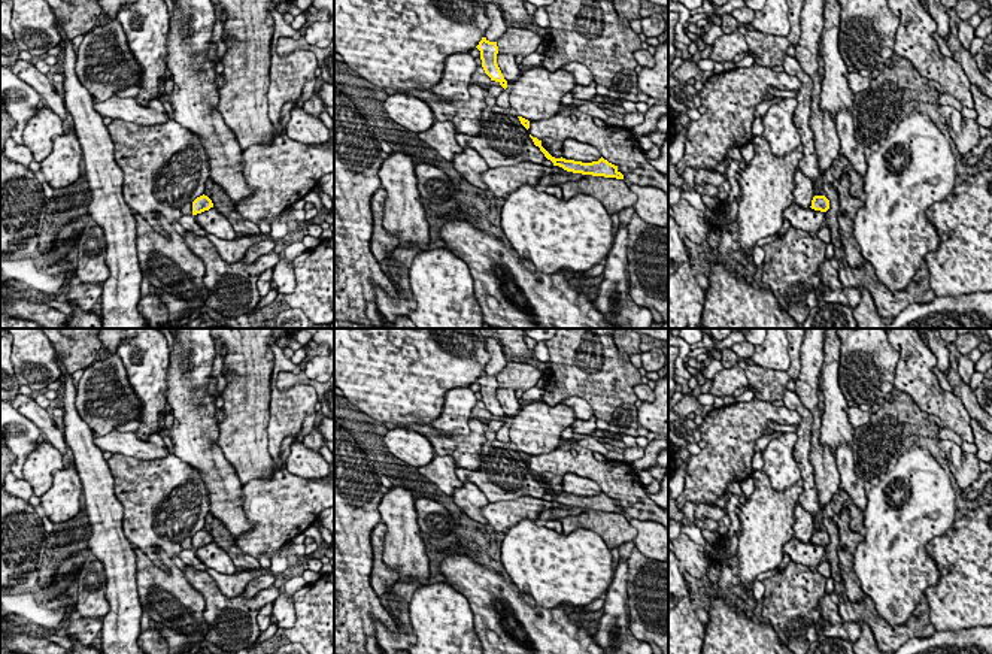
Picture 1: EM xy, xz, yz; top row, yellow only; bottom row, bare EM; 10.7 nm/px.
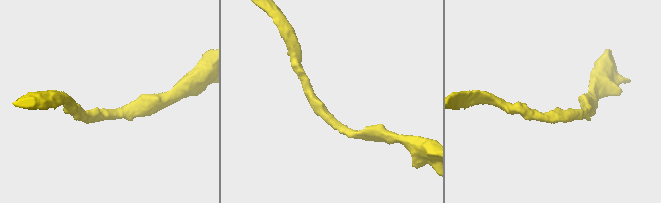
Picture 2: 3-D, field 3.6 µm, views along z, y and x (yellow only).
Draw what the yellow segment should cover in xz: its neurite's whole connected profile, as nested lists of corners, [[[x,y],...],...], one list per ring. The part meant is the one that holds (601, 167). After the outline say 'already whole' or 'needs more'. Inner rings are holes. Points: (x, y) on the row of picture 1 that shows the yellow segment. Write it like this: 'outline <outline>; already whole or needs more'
outline [[[531,134],[530,137],[533,139],[534,145],[540,148],[544,157],[553,163],[553,166],[559,166],[564,170],[573,172],[573,173],[624,179],[624,175],[618,170],[618,166],[609,163],[603,157],[598,161],[592,161],[592,163],[565,160],[562,157],[555,158],[541,146],[541,140],[539,140],[537,137],[533,137]]]; already whole

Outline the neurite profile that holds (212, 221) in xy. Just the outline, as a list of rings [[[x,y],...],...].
[[[210,208],[209,211],[194,217],[198,225],[209,234],[225,240],[233,240],[239,236],[227,217],[222,215],[216,208]]]

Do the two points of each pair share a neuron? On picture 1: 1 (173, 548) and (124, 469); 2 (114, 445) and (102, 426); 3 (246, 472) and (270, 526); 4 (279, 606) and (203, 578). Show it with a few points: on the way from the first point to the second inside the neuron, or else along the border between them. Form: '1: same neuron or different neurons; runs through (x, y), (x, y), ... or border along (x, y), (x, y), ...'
1: same neuron; runs through (155, 532), (151, 527), (151, 496), (145, 490)
2: different neurons; border along (115, 429), (96, 436)
3: different neurons; border along (275, 469), (267, 477), (251, 478), (242, 486)
4: different neurons; border along (282, 590), (273, 603)

